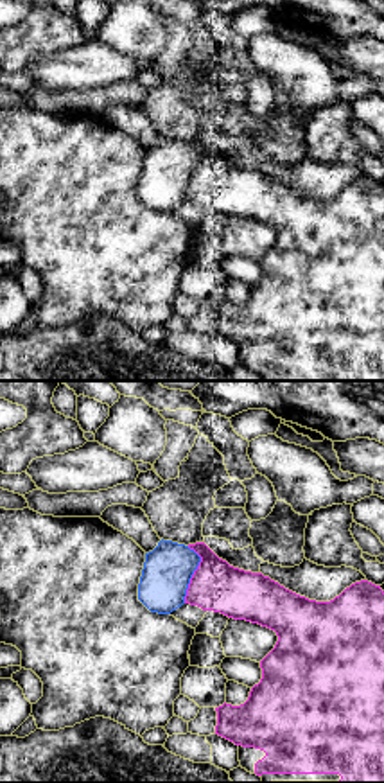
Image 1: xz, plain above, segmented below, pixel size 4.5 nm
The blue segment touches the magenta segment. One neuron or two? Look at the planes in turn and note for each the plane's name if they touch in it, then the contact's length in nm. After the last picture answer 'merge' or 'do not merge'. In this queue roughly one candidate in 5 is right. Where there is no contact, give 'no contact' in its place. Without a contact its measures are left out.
meets blue in xz; contact 260 nm long

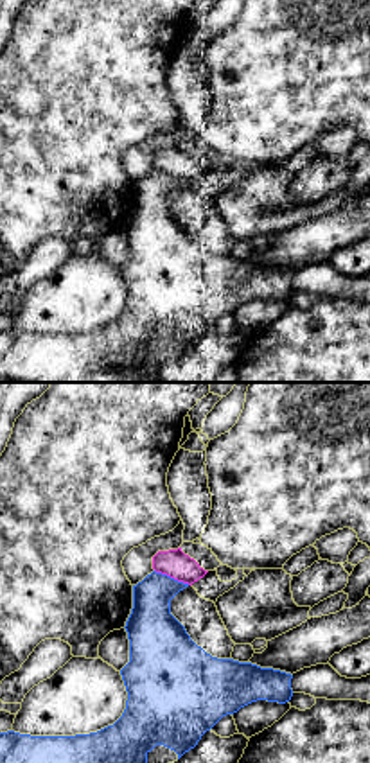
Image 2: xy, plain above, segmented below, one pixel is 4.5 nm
meets blue in xy; contact 170 nm long

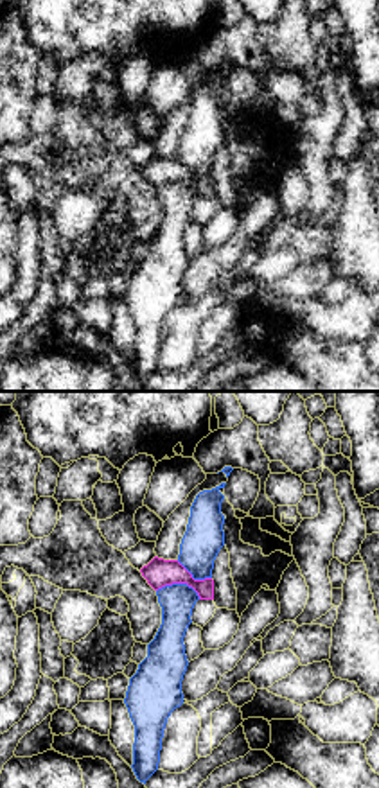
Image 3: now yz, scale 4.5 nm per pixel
meets blue in yz; contact 200 nm long

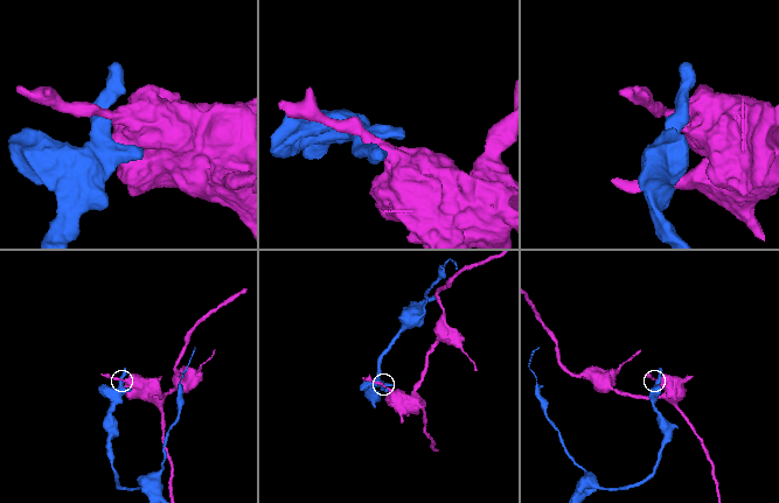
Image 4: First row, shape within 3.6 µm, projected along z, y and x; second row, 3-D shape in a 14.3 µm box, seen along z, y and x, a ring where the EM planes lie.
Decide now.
do not merge

